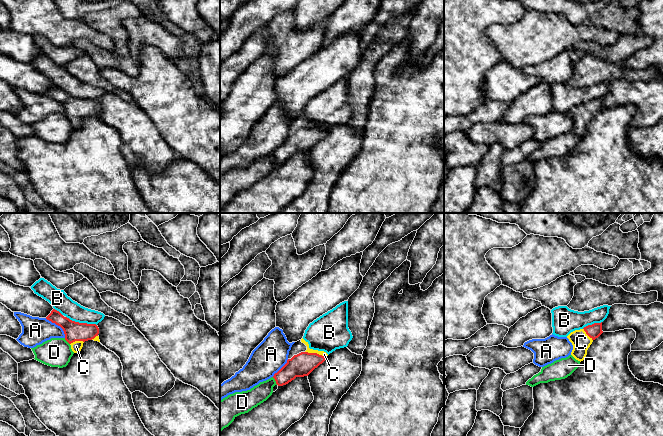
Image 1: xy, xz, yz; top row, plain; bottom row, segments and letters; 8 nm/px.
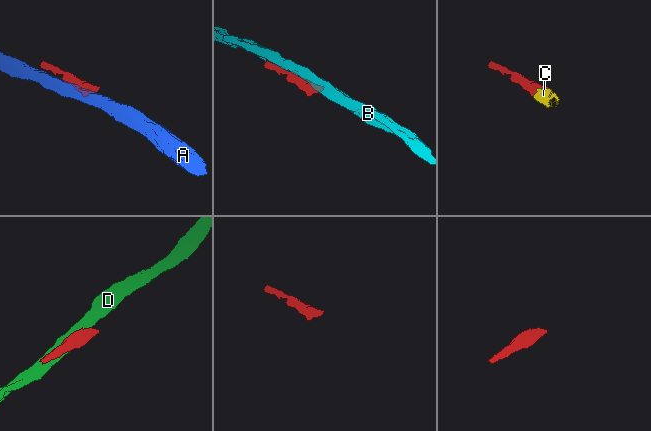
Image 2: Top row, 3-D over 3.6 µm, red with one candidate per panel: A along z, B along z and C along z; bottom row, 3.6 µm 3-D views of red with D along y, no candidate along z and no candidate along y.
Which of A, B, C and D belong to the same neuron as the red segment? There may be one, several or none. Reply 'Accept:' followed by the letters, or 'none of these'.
Accept: C

